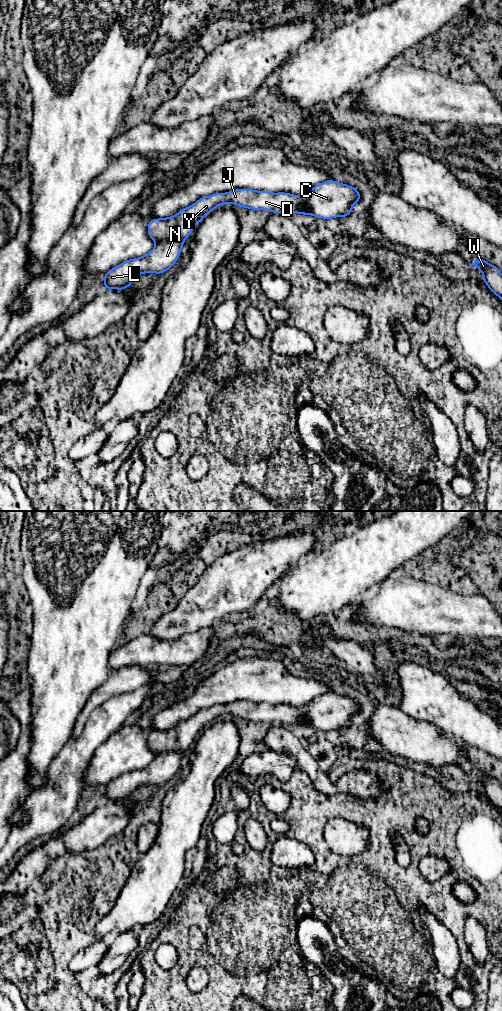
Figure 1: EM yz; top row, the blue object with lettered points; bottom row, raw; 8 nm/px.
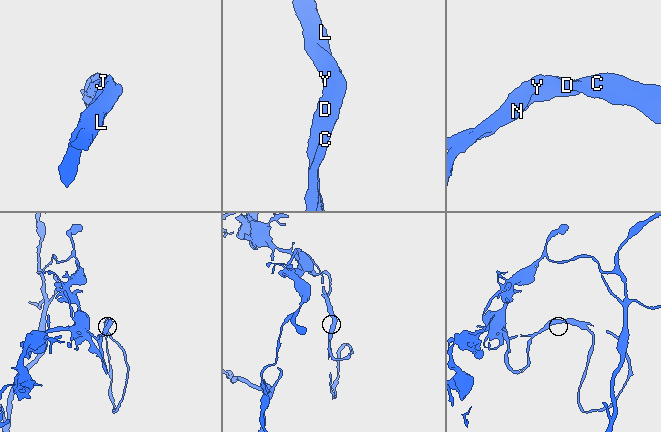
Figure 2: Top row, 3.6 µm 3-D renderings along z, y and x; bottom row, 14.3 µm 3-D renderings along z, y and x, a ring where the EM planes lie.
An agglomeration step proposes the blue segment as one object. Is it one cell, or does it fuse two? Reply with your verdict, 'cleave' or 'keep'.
keep

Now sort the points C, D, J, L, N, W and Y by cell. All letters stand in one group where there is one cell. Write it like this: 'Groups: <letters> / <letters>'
Groups: C D J L N W Y

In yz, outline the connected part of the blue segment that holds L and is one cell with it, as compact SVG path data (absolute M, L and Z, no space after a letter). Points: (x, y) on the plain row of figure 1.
M334 692L319 695L303 709L294 706L253 701L236 701L201 709L191 718L167 730L148 734L148 747L156 755L146 767L127 772L104 787L105 801L126 801L143 785L161 786L169 782L179 770L183 754L197 735L219 717L232 715L254 722L272 725L299 725L330 731L348 728L353 717L361 712L356 699Z

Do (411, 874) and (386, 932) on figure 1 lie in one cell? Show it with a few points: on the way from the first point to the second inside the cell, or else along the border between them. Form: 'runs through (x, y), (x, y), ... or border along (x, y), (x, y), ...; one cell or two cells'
runs through (409, 889), (409, 908), (401, 919); one cell

